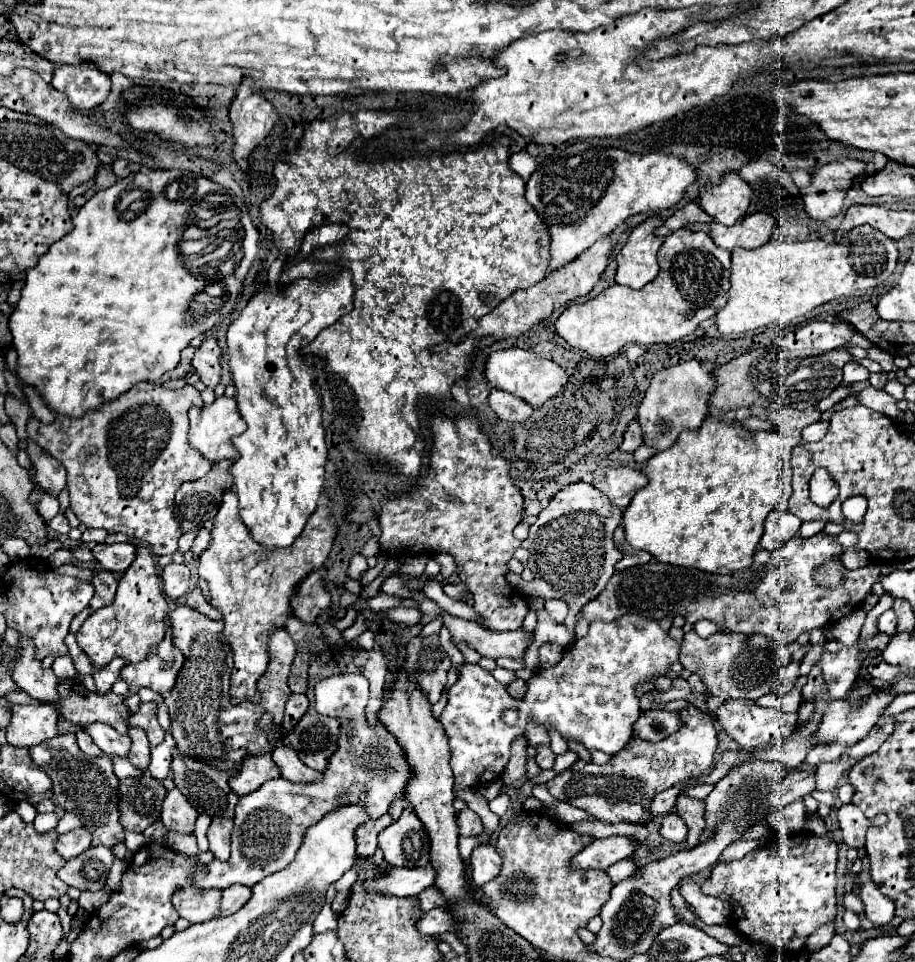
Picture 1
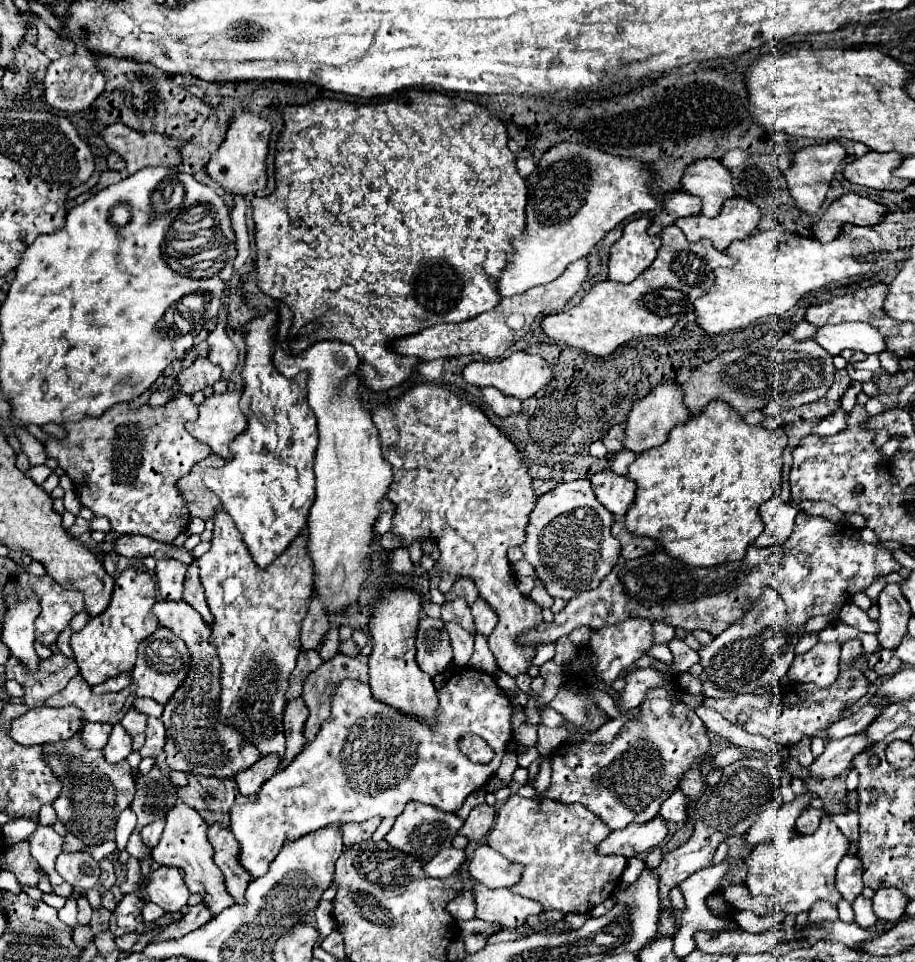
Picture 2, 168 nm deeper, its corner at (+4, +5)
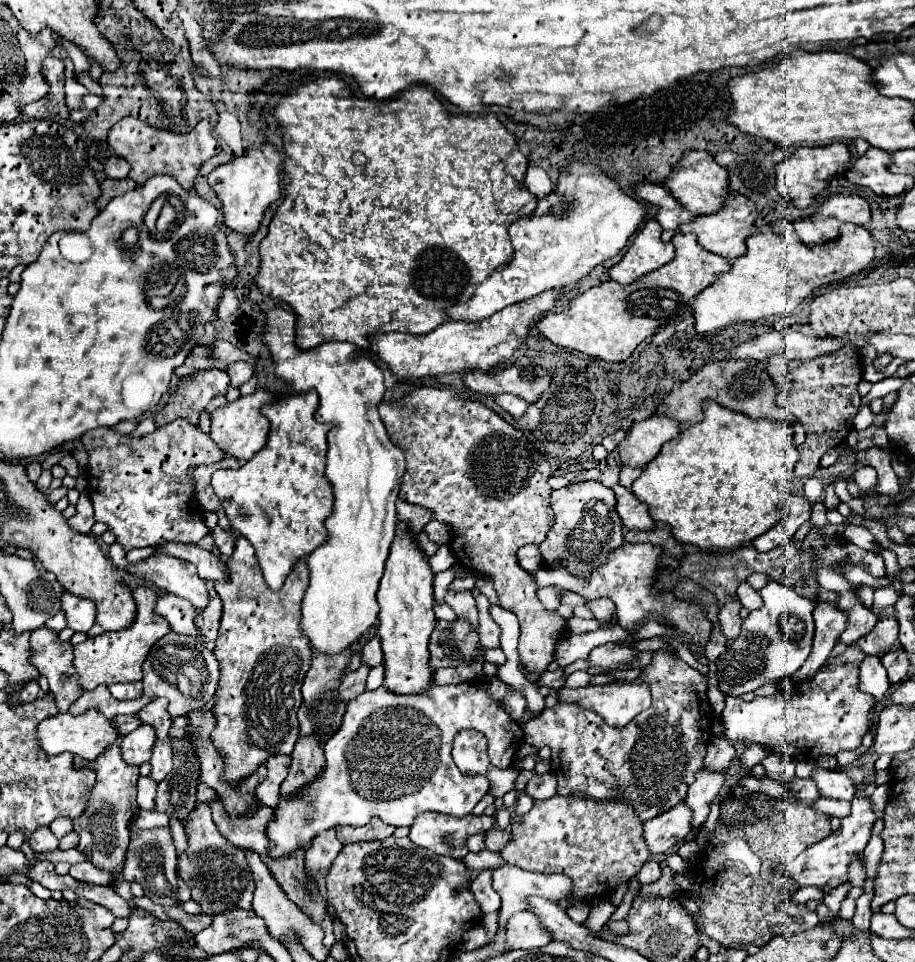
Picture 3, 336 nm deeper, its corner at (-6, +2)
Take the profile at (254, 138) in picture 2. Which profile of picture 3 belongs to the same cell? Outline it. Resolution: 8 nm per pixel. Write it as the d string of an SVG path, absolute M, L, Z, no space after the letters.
M263 142L257 148L245 150L243 156L235 156L227 164L217 166L209 174L209 184L217 192L219 200L223 202L225 224L231 230L241 232L245 236L253 236L257 232L265 208L281 196L281 188L279 188L281 162L283 162L283 156L277 150L277 146L271 142Z

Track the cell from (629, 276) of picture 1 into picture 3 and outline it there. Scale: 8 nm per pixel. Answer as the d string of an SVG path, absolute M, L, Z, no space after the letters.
M649 220L633 238L629 250L617 262L609 276L619 284L631 284L651 270L667 264L675 254L671 242L661 242L661 224L657 220Z

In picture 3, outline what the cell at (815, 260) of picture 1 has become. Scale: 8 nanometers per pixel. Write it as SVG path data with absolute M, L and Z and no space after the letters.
M843 224L839 240L821 246L785 242L781 234L753 234L747 238L747 252L733 262L727 274L705 288L693 306L695 330L709 334L737 322L757 322L767 316L787 316L815 288L863 274L875 260L873 236L857 224Z

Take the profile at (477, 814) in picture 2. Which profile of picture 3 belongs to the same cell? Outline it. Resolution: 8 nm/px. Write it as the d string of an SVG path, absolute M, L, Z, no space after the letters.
M491 828L487 830L485 834L485 848L487 850L493 850L493 852L499 852L507 840L511 840L511 834L507 830L499 830L499 828Z

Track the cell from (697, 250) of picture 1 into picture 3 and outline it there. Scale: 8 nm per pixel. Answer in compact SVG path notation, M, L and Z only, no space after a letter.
M695 234L673 236L675 258L655 272L639 278L629 286L621 286L613 280L589 288L571 302L567 312L549 312L537 322L539 332L553 344L583 352L587 356L601 358L605 362L623 362L631 352L649 336L657 332L665 322L691 310L691 300L703 292L717 274L729 272L731 262L719 254L711 254L701 248Z

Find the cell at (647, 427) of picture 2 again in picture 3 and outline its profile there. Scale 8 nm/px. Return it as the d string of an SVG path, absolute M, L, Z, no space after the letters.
M659 414L651 416L643 422L633 424L633 428L627 432L627 436L619 444L619 456L621 464L643 468L647 462L651 462L661 446L681 434L681 424L671 416Z

